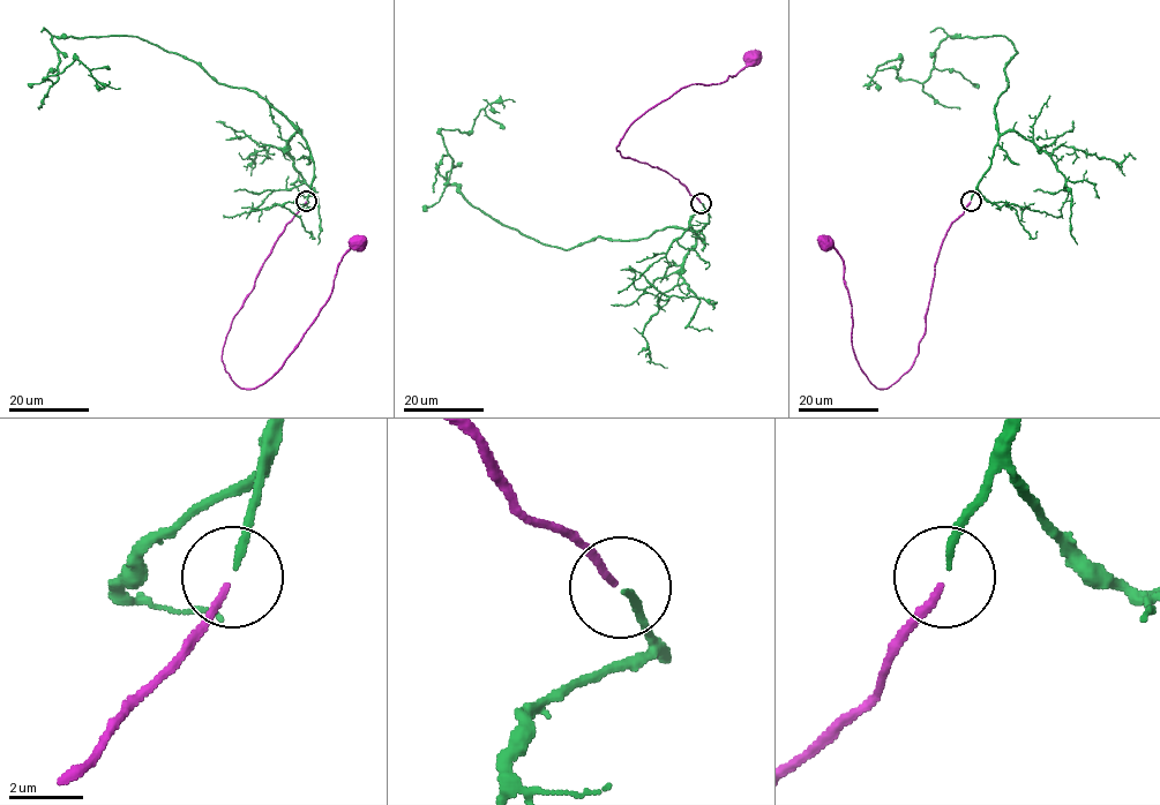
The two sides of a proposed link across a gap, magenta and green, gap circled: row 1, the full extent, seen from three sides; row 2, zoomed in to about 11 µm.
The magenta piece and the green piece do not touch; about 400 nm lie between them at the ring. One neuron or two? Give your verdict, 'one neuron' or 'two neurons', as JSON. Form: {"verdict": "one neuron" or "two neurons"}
{"verdict": "one neuron"}

